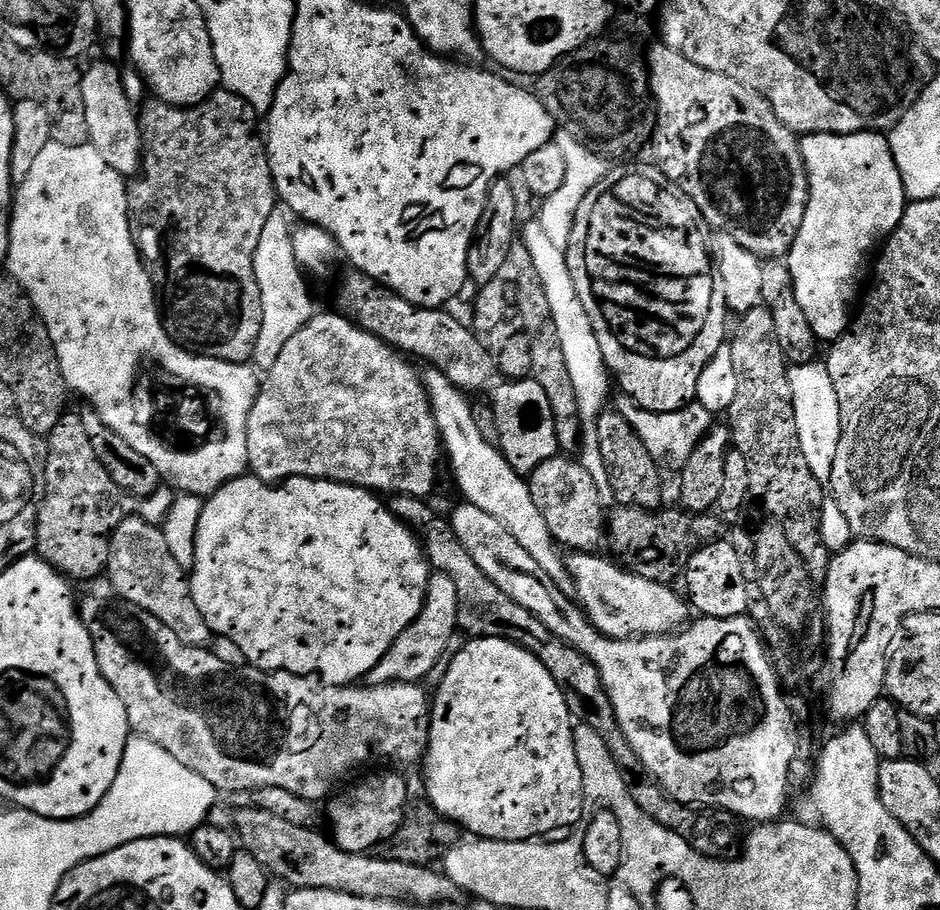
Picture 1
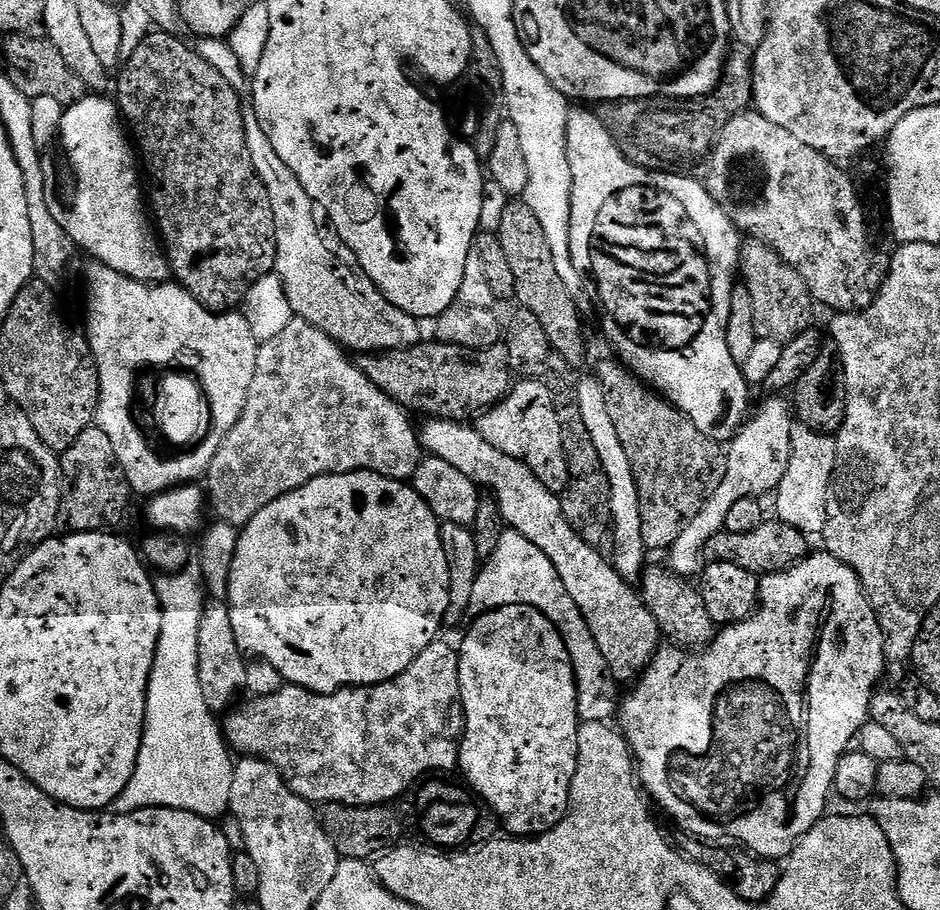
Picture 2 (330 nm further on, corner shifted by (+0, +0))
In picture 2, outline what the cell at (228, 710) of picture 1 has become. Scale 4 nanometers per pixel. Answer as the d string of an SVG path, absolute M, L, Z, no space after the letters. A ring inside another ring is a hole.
M437 642L426 646L414 662L402 674L398 674L392 680L384 684L373 684L370 688L341 688L339 692L331 692L329 696L323 696L317 692L307 692L305 688L286 686L278 690L278 694L269 696L257 696L245 699L245 704L237 703L223 717L222 731L224 739L233 753L244 758L259 758L268 764L273 764L285 782L290 786L294 794L298 794L303 800L308 800L313 806L326 804L349 804L355 808L371 808L373 806L388 806L405 795L412 785L429 774L448 774L460 763L460 741L464 735L464 707L462 706L462 690L458 678L458 662L460 653L455 647L452 648L443 642Z

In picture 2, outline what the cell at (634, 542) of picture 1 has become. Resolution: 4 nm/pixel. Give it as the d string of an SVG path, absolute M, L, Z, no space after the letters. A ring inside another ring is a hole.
M768 518L749 532L721 530L718 534L714 534L710 542L702 545L702 556L708 562L742 566L742 570L750 570L756 576L763 578L769 572L782 572L803 560L810 552L808 544L810 544L809 537L794 526L782 523L779 518Z

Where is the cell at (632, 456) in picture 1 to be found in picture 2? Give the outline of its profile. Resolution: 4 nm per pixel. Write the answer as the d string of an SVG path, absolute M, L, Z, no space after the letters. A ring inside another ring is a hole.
M508 202L500 212L500 229L498 235L502 242L502 250L514 274L515 303L523 311L534 314L538 318L542 330L546 330L546 338L552 351L570 366L577 366L584 360L588 348L584 345L584 324L580 321L580 312L576 309L573 293L562 286L562 278L558 278L558 270L554 267L554 256L550 254L550 246L546 246L546 234L542 234L542 226L538 218L534 218L534 210L523 202Z

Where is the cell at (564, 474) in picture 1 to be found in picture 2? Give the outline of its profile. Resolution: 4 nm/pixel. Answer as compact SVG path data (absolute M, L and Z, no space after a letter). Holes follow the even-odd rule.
M645 567L642 579L638 584L638 592L643 597L645 606L657 619L661 633L668 636L673 645L685 650L700 650L710 644L718 631L718 625L710 618L710 610L706 610L706 602L699 591L691 588L685 577L673 572L671 567Z

